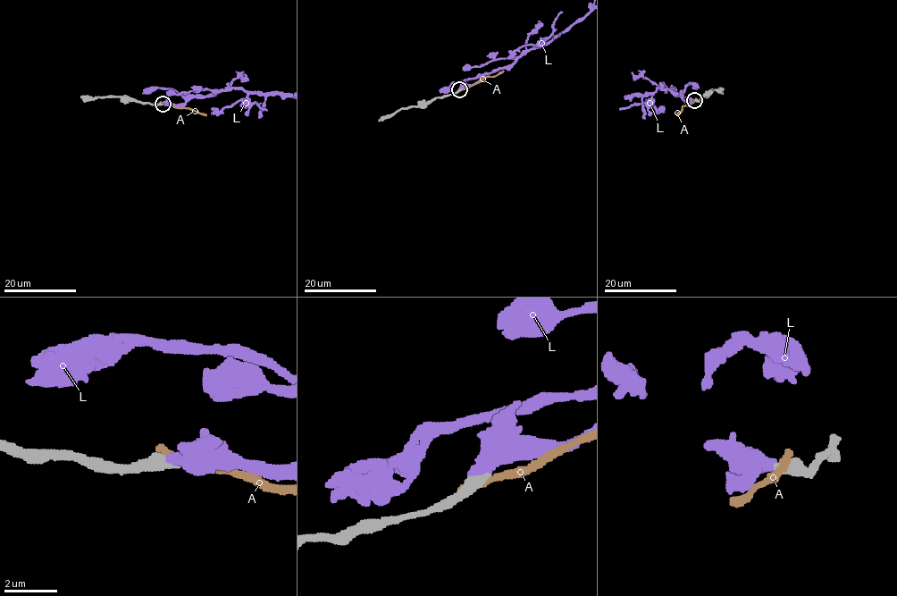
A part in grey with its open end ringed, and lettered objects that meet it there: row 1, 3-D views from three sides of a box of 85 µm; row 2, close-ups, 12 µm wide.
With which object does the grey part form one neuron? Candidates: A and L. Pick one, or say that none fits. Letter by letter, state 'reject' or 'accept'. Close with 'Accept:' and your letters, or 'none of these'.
A: reject
L: accept
Accept: L

